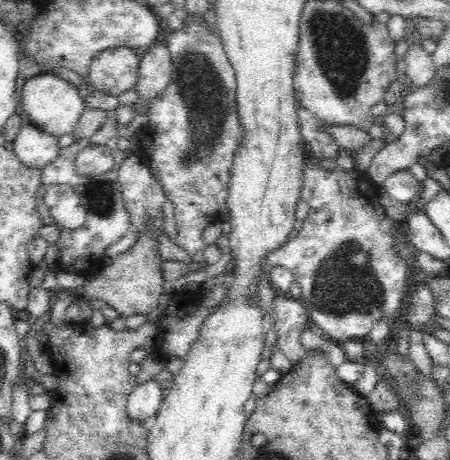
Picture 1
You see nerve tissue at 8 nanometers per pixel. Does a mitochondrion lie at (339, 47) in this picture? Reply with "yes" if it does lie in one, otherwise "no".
yes

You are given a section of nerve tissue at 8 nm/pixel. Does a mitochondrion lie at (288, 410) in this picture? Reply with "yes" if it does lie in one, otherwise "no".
no

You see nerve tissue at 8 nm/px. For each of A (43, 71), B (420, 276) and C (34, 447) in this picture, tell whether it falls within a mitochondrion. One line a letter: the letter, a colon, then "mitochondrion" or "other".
A: other
B: other
C: other

